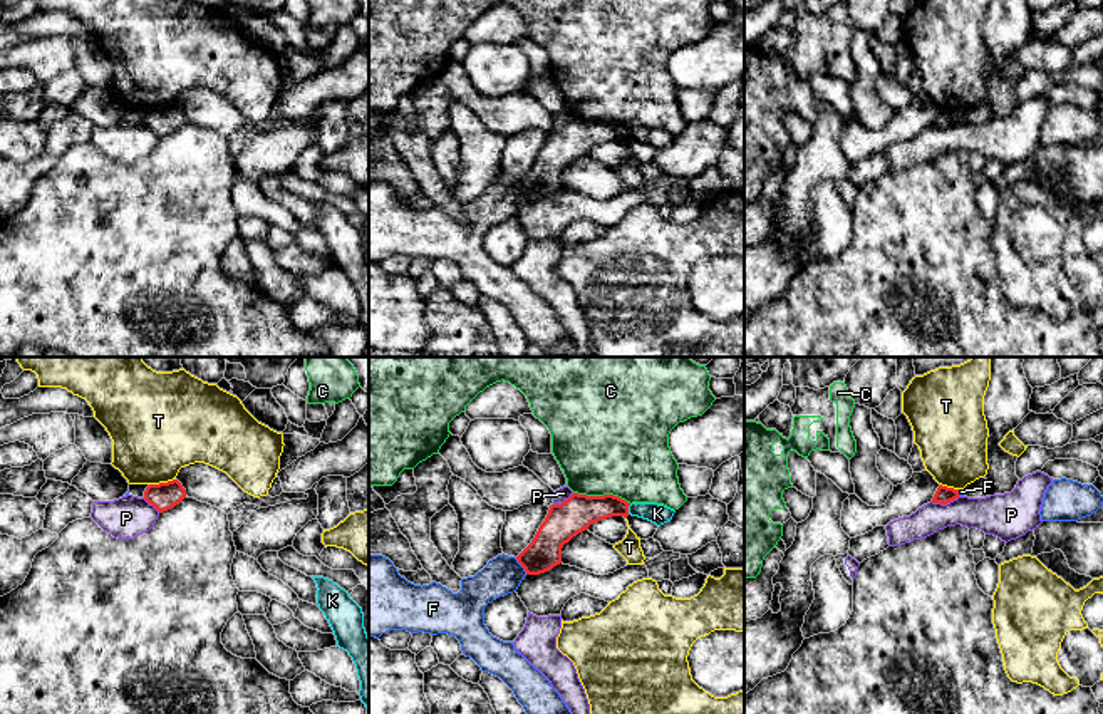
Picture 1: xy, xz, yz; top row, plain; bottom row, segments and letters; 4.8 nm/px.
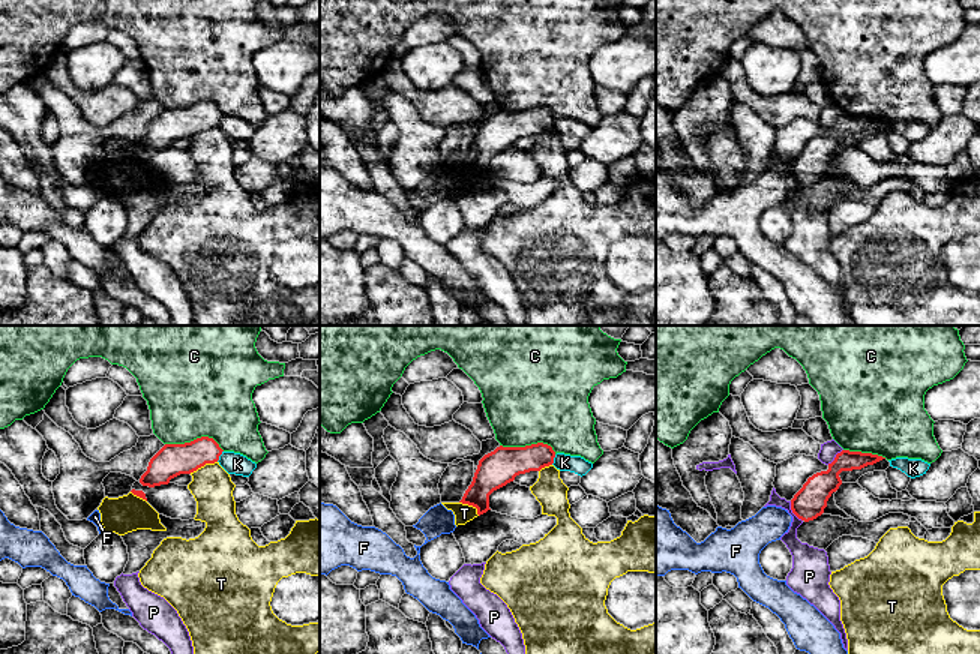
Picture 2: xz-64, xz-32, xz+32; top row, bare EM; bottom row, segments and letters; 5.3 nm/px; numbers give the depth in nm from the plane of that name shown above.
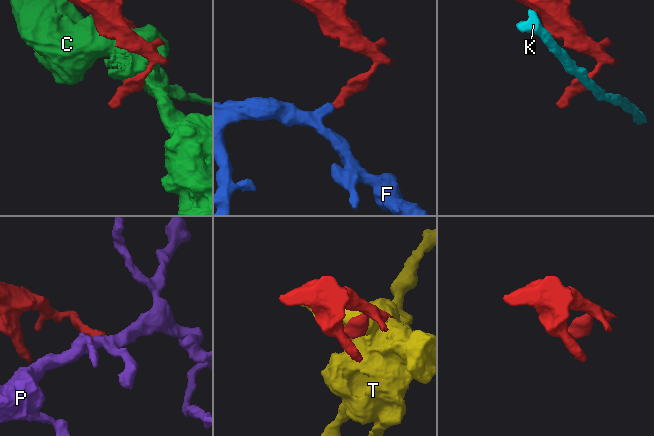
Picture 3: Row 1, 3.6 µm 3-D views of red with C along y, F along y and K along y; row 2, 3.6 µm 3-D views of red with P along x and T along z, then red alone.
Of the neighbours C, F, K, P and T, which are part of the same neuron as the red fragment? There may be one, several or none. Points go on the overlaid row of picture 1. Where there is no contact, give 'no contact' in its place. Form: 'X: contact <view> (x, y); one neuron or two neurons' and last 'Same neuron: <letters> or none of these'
C: contact xz (604, 495); two neurons
F: contact xz (522, 565); two neurons
K: contact xz (627, 510); two neurons
P: contact yz (944, 503); two neurons
T: contact xy (161, 483); two neurons
Same neuron: none of these

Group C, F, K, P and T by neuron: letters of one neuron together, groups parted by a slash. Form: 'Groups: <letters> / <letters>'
Groups: C / F / K / P / T

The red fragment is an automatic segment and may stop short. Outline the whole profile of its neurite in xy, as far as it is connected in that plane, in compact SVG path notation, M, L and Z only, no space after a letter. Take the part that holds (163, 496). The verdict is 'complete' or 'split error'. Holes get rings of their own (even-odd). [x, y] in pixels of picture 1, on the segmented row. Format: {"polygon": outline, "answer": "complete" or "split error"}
{"polygon": "M178 479L149 484L144 491L144 499L153 504L159 513L164 513L186 498L186 489Z", "answer": "complete"}

